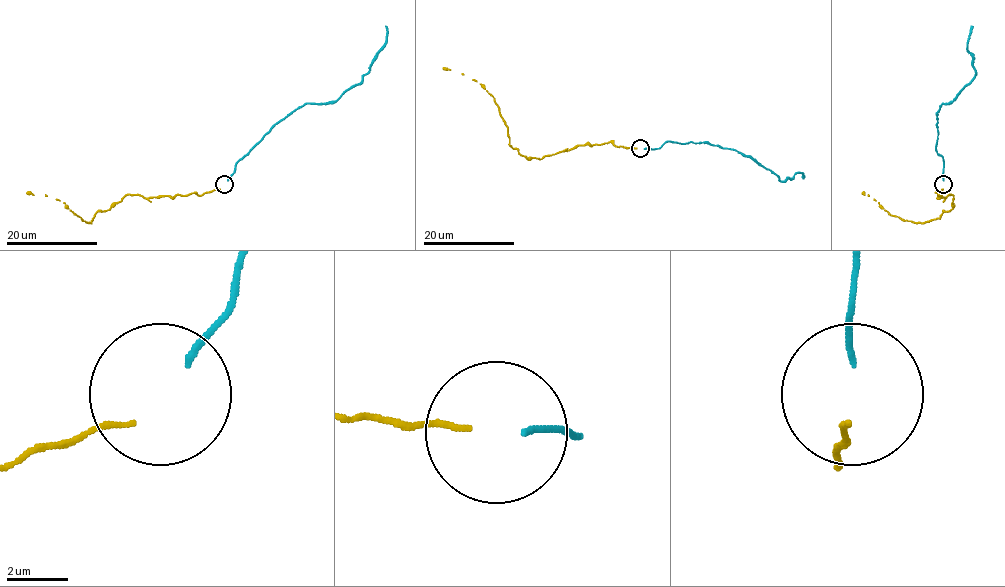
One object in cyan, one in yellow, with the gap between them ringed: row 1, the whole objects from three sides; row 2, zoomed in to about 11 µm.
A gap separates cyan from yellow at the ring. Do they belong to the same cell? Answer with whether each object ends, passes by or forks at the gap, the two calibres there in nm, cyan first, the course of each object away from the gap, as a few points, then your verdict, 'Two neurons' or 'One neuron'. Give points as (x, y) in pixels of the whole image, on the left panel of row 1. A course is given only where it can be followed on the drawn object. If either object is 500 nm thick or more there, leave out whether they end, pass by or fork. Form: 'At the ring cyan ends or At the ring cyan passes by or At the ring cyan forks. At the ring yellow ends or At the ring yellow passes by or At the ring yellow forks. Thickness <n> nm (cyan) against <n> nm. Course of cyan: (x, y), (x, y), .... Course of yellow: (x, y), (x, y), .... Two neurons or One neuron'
At the ring cyan ends. At the ring yellow ends. Thickness 200 nm (cyan) against 170 nm. Course of cyan: (227, 180), (240, 160), (275, 124), (306, 104), (334, 103), (361, 82), (385, 43), (386, 26). Course of yellow: (220, 188), (198, 195), (126, 194), (98, 211), (91, 222), (76, 216), (64, 202), (26, 193). One neuron

